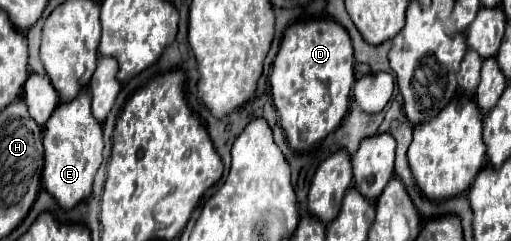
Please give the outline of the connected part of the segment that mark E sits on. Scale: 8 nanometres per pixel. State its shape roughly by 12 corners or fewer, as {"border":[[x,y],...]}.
{"border":[[90,93],[44,129],[42,181],[70,211],[92,193],[102,125]]}

